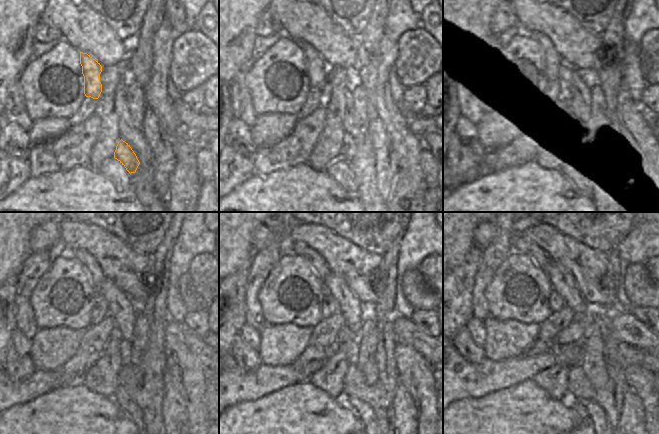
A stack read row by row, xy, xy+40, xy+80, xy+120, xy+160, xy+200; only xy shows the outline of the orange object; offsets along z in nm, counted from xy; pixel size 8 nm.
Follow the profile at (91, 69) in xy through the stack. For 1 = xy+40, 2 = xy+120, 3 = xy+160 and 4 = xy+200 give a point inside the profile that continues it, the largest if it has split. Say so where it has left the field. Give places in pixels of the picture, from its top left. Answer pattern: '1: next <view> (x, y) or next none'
1: next xy+40 (317, 69)
2: next xy+120 (98, 276)
3: next xy+160 (316, 261)
4: next xy+200 (522, 245)

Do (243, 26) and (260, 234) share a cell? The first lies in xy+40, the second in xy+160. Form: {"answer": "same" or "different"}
{"answer": "different"}

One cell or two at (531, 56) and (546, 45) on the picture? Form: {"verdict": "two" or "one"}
{"verdict": "two"}

